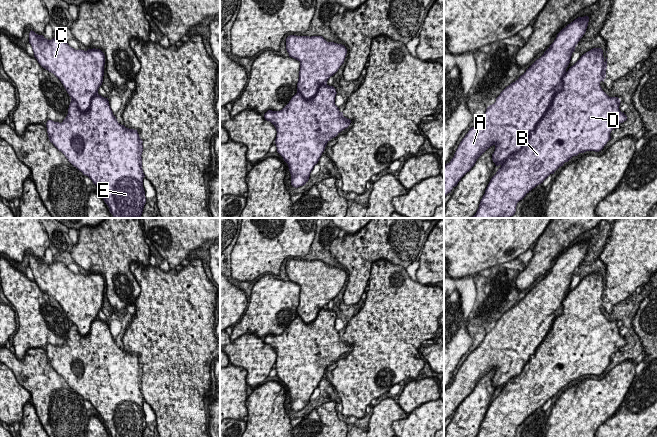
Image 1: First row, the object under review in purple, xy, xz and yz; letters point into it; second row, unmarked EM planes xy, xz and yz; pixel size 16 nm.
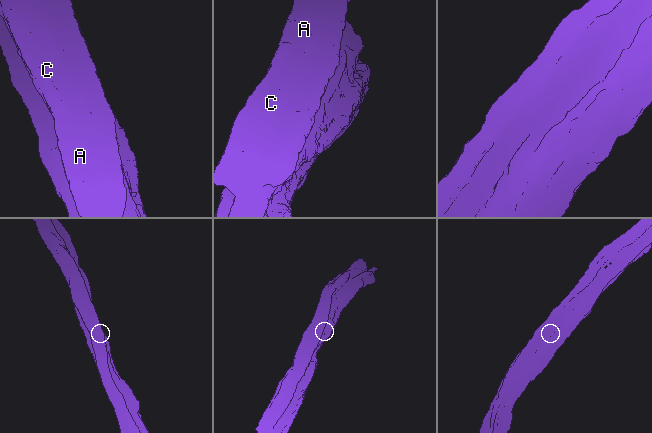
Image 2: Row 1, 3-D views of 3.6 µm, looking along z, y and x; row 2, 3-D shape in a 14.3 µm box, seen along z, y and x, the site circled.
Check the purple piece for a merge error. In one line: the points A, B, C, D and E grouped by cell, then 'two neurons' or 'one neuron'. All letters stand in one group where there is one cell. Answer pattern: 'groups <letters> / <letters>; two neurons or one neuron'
groups A C / B D E; two neurons

